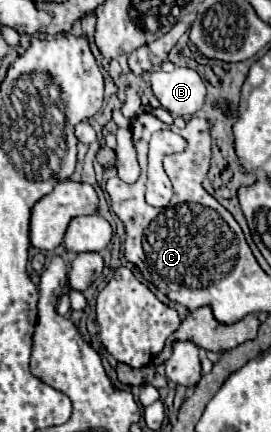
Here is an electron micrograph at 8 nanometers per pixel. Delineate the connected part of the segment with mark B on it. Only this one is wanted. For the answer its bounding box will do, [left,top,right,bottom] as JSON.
[152,68,206,116]

